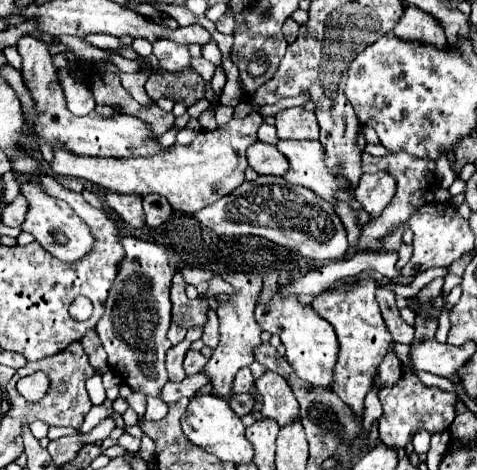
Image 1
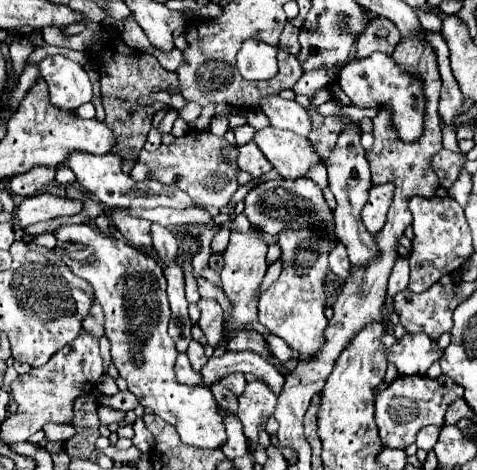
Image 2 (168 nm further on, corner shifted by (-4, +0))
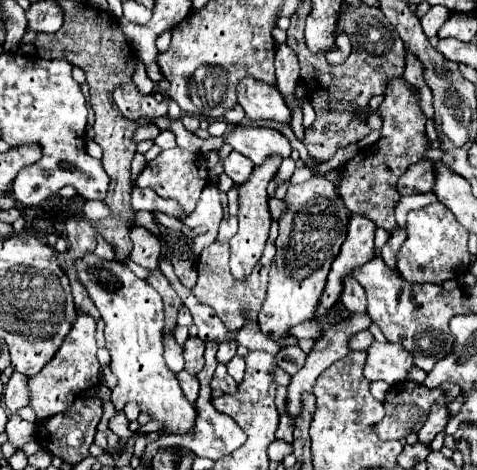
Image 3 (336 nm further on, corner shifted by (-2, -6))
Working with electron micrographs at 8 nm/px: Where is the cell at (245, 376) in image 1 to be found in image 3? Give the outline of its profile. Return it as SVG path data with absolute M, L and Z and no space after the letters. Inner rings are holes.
M218 365L218 367L216 367L216 371L214 371L214 379L210 381L210 385L212 385L212 389L218 389L218 391L222 391L222 393L230 393L230 395L238 389L236 381L226 373L226 367L224 367L224 365ZM220 371L224 371L224 373L220 375Z

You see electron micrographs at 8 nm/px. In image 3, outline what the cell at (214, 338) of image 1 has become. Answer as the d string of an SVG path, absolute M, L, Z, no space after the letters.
M214 241L196 259L196 265L198 265L198 283L192 287L194 297L200 303L210 305L230 331L238 331L244 325L242 311L246 311L250 319L256 319L256 315L258 315L258 311L262 307L262 301L266 297L266 287L268 287L268 271L270 271L270 263L274 259L274 253L276 253L274 243L268 243L266 251L264 251L262 259L258 261L256 269L252 271L252 275L246 281L236 281L230 275L230 269L228 269L228 245Z

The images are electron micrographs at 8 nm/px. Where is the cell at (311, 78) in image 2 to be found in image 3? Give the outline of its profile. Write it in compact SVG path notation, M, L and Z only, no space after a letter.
M346 31L338 33L336 47L338 47L336 53L326 53L328 65L342 65L350 57L350 53L352 53L352 41L350 41L350 35Z

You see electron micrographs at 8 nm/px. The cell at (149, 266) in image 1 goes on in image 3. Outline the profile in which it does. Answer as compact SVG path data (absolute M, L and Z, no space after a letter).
M96 253L78 259L74 269L106 323L104 337L112 355L110 369L118 377L118 385L112 389L112 405L116 411L124 409L128 401L136 401L142 413L164 425L164 433L190 435L198 413L194 403L182 395L176 375L166 367L162 357L164 303L158 291L154 291L144 279L138 279L124 263L102 259Z

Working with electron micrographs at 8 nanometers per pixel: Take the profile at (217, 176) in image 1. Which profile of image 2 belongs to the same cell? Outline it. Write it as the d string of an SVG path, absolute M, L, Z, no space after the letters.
M188 131L184 137L176 139L172 145L160 145L156 151L140 151L140 159L132 169L134 181L144 179L156 179L164 185L174 185L182 191L186 191L192 201L198 205L212 205L212 207L226 207L238 189L236 183L236 147L230 145L230 159L222 159L222 147L228 147L228 143L222 137L216 137L212 133L204 131Z

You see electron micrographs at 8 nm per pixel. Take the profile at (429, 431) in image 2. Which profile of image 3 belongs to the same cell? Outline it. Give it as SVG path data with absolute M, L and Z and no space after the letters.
M434 405L434 407L430 409L428 421L426 421L426 423L424 423L424 427L418 431L418 439L420 439L420 443L430 445L430 443L432 443L432 439L434 439L440 431L444 431L446 421L448 421L448 407Z

